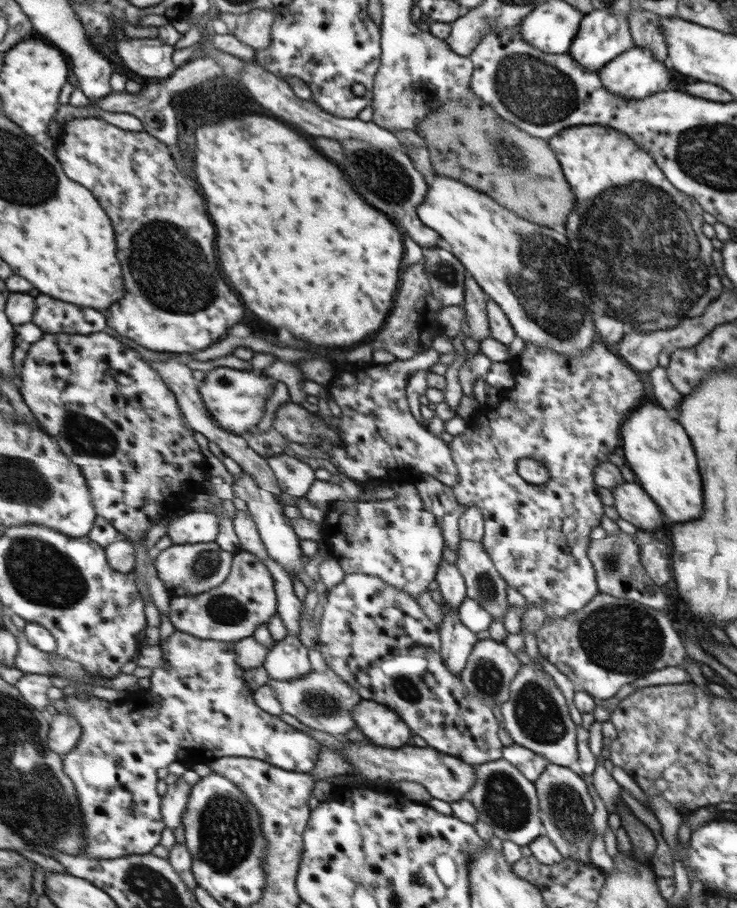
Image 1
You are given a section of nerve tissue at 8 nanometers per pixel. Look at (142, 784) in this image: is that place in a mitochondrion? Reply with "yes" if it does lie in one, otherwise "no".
no

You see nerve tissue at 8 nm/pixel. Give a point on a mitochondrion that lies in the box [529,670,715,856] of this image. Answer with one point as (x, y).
(569, 813)

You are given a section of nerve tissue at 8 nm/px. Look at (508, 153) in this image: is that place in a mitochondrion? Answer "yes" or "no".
yes

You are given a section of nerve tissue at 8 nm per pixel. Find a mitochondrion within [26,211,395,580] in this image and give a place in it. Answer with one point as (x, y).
(171, 273)

